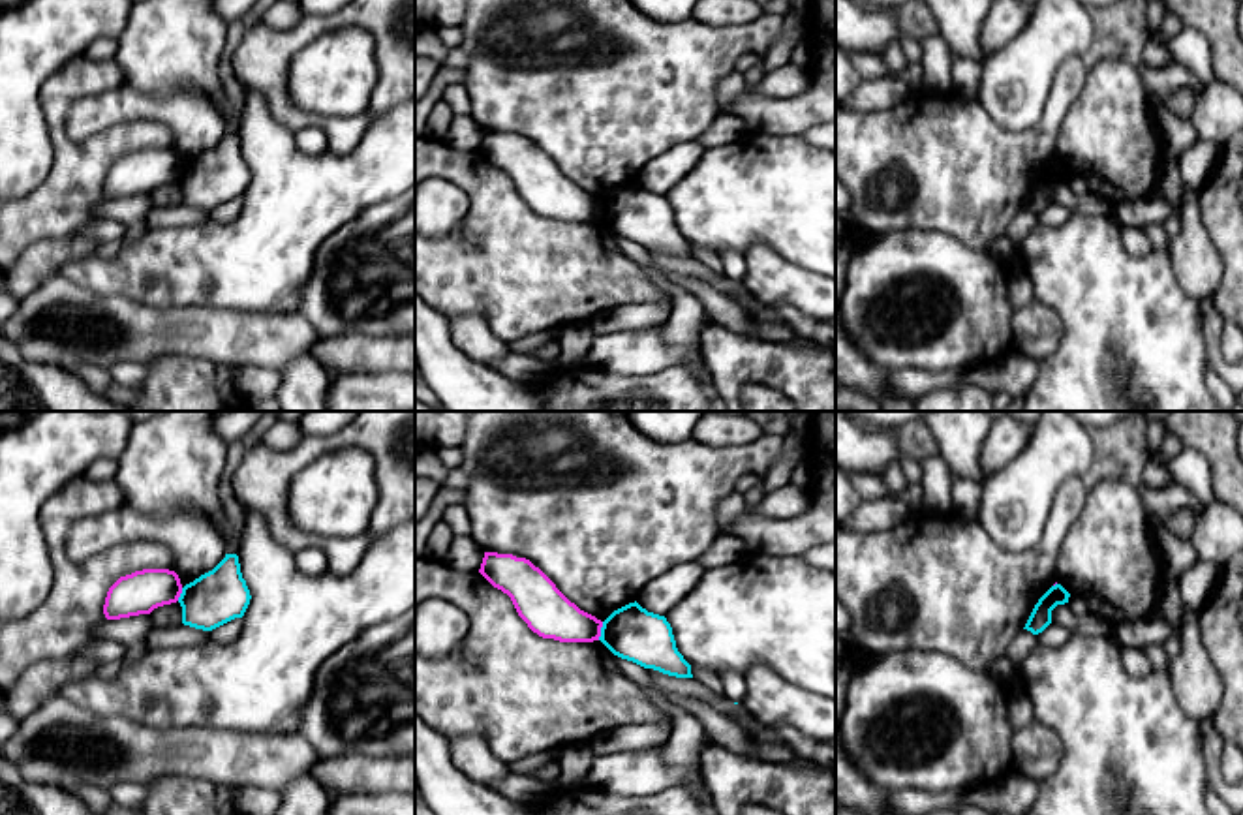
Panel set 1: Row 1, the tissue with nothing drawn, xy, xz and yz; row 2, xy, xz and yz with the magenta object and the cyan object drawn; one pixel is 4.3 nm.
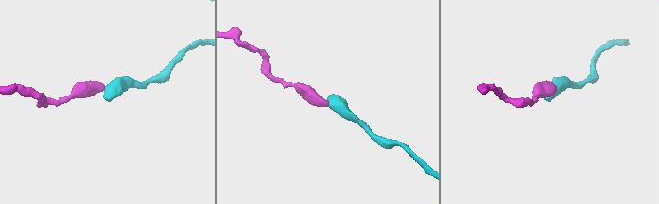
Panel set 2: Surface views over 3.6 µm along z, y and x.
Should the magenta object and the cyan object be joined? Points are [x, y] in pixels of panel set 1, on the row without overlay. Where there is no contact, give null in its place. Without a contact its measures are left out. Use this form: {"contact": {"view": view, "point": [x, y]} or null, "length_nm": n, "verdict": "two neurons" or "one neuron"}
{"contact": {"view": "xz", "point": [599, 211]}, "length_nm": 80, "verdict": "two neurons"}

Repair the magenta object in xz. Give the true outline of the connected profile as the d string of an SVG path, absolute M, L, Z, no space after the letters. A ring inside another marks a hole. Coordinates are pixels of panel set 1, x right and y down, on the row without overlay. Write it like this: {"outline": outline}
{"outline": "M484 131L479 152L507 173L528 207L543 218L593 222L603 201L571 182L529 139Z"}

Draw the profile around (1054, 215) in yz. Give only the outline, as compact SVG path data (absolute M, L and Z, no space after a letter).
M1050 203L1042 212L1036 214L1038 225L1059 227L1070 218L1072 210L1059 205Z

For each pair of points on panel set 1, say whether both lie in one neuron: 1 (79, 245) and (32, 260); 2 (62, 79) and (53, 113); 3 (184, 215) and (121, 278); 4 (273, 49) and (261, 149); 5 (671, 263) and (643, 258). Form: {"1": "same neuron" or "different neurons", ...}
{"1": "same neuron", "2": "same neuron", "3": "different neurons", "4": "different neurons", "5": "different neurons"}

